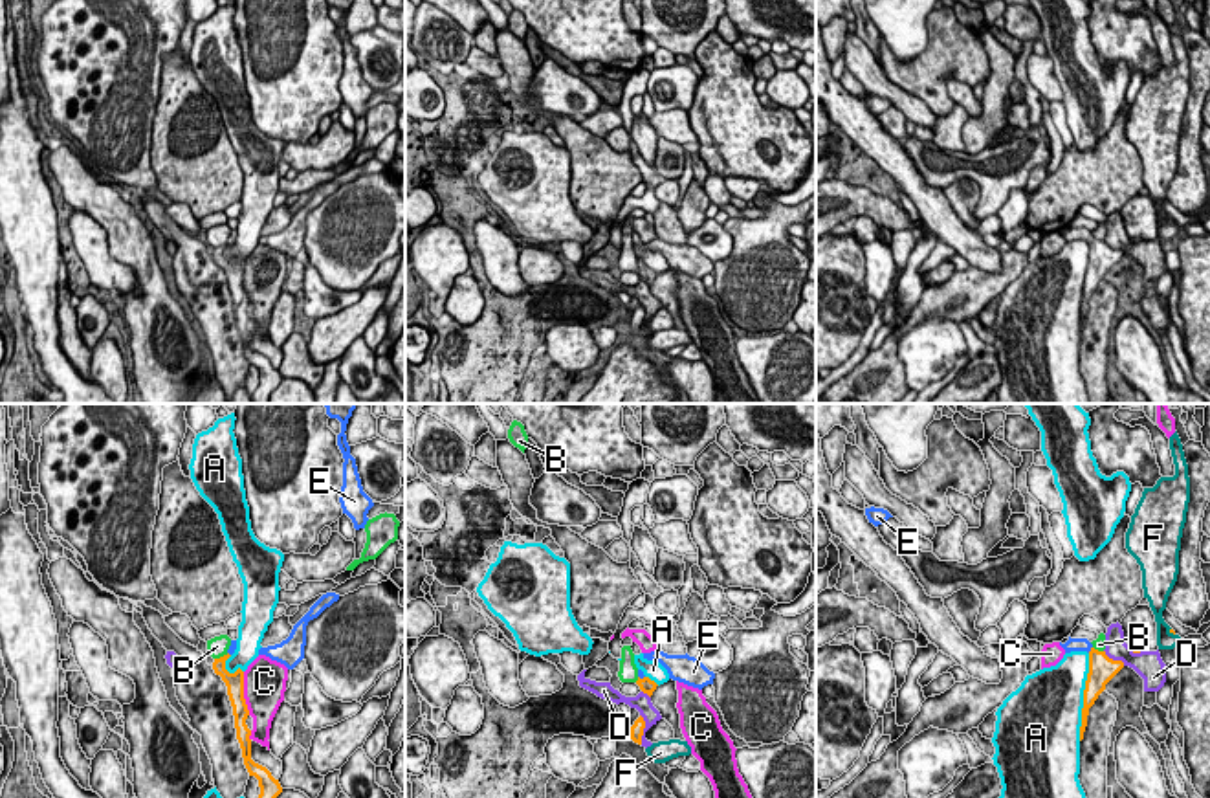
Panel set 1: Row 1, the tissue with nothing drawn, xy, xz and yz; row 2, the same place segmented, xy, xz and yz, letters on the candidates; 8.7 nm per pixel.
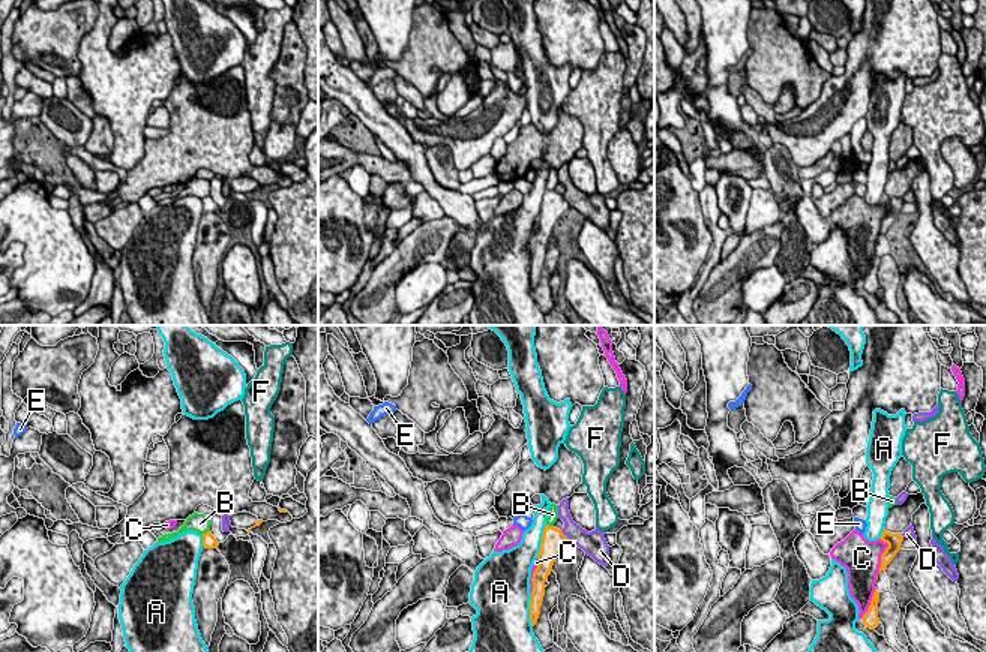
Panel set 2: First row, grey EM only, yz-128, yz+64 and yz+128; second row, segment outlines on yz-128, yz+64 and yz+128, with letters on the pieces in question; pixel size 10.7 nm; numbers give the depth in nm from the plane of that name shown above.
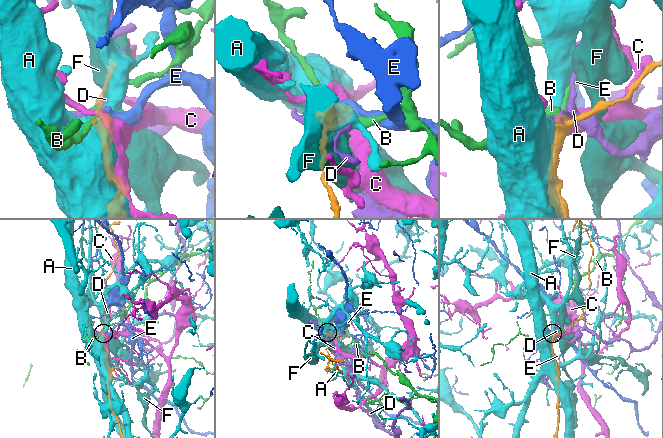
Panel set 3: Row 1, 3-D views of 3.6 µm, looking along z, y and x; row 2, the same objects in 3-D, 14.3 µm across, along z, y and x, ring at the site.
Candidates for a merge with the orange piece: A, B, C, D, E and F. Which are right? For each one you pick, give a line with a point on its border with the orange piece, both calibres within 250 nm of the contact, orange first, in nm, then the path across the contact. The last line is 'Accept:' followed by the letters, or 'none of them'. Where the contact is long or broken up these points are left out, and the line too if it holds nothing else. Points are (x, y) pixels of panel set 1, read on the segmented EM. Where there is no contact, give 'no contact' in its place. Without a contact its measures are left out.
E: yz (1091, 650) | 240/130 nm | across yz (1102, 668), (1091, 650), (1084, 644), (1073, 644)
Accept: E

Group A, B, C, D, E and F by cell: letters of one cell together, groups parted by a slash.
A / B / C / D / E / F

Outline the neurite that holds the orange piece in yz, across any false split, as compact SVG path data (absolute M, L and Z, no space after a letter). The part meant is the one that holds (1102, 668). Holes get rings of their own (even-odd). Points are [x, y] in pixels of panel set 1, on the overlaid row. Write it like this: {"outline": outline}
{"outline": "M1069 637L1069 640L1065 644L1060 642L1060 646L1065 649L1065 653L1071 651L1089 653L1089 673L1084 690L1084 708L1082 708L1082 726L1080 726L1080 741L1082 741L1087 726L1089 708L1106 690L1106 684L1124 668L1124 662L1109 659L1106 651L1094 649L1087 638Z"}

